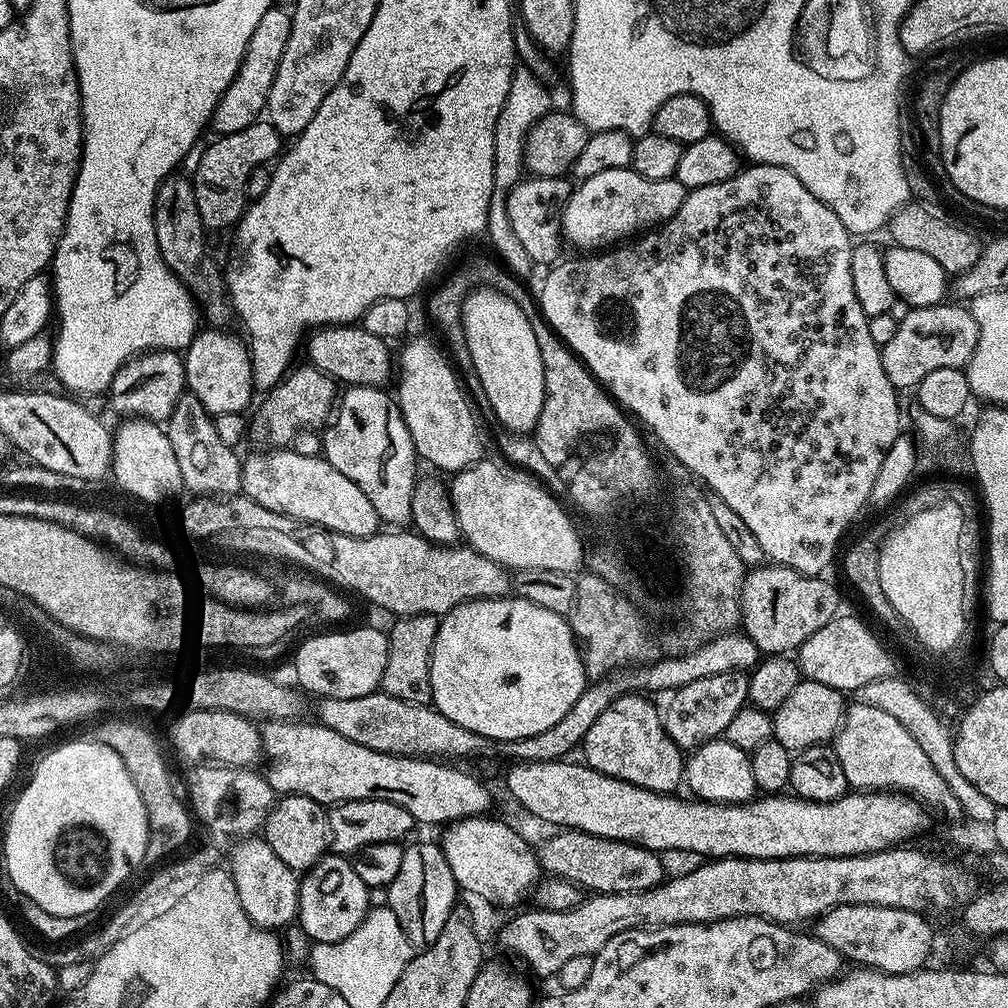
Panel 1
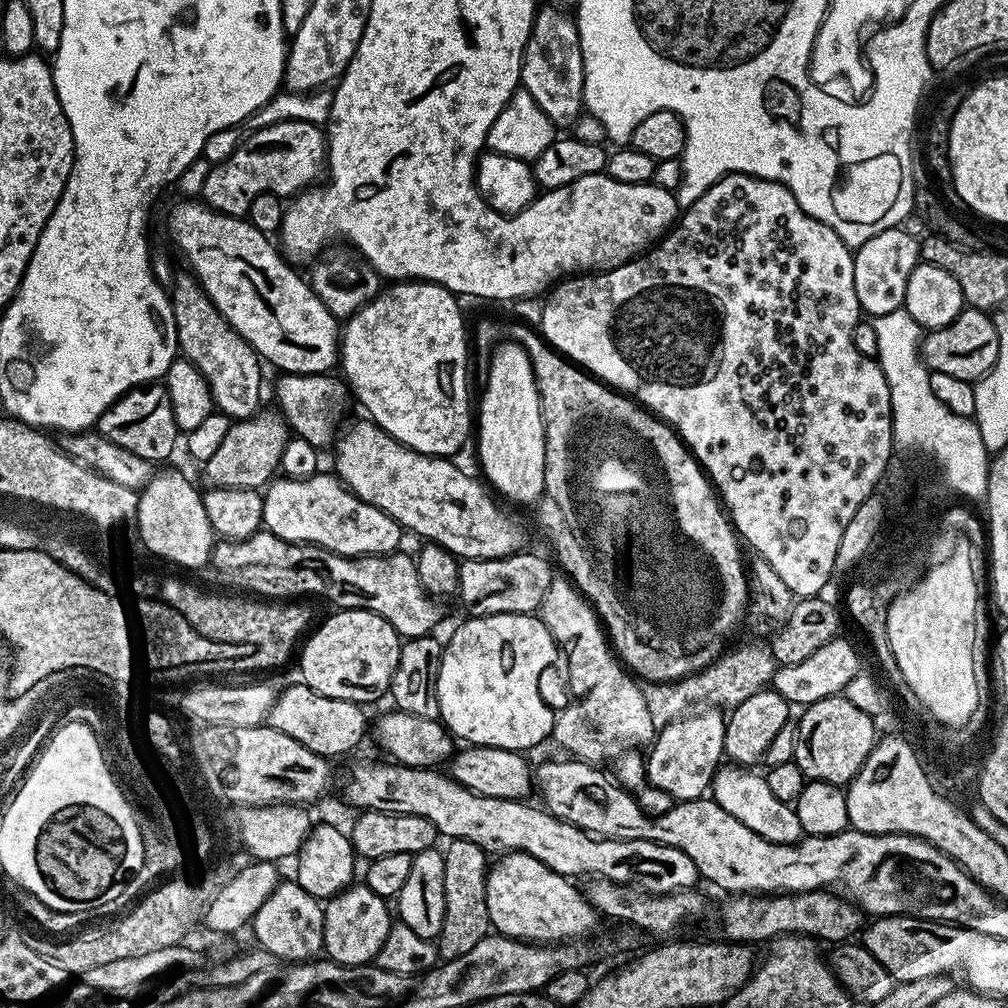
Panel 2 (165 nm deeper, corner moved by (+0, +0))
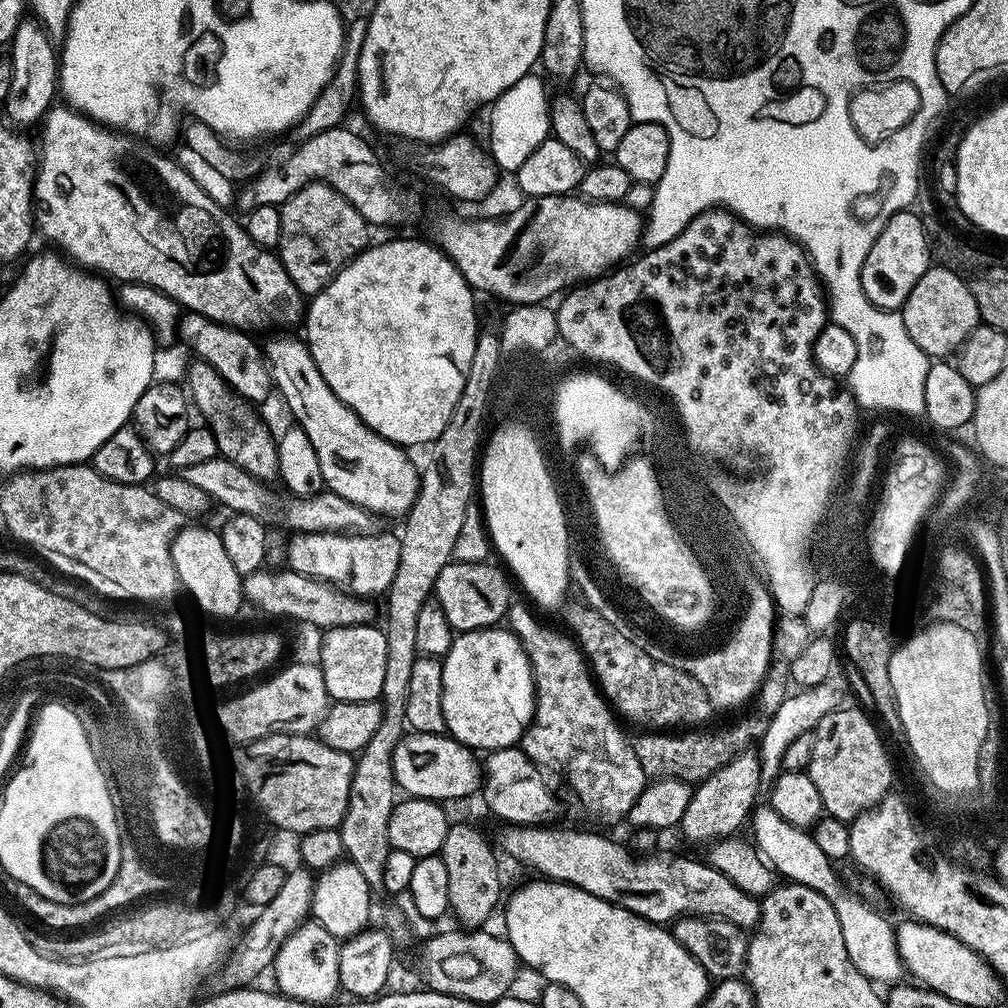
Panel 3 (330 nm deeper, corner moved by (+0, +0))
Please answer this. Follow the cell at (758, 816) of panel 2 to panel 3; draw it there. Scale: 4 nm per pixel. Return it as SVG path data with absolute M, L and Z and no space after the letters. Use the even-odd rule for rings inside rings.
M760 806L752 812L751 826L751 839L755 847L785 881L818 890L818 894L822 894L834 906L838 914L838 926L842 926L846 954L850 954L850 962L854 962L856 969L877 985L895 985L905 975L906 969L896 949L896 929L893 921L888 921L882 913L875 912L870 905L863 904L854 893L844 889L843 882L836 877L836 872L832 869L835 868L834 862L829 856L822 854L811 831L790 826L790 822L786 822L786 818L782 818L782 814L778 814L770 806Z

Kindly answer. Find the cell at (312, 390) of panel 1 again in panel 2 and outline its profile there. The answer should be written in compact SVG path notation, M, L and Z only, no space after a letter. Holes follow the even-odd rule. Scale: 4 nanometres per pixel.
M261 410L248 420L233 422L214 458L203 461L202 468L209 480L207 483L213 488L263 489L277 475L283 448L289 439L290 429L283 415L276 410Z

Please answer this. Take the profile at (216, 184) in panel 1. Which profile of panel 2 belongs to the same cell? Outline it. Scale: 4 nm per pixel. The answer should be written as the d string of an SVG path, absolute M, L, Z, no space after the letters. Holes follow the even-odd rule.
M287 120L274 126L266 126L257 132L249 132L243 137L233 152L219 162L213 163L206 174L200 196L208 207L227 216L247 217L250 202L263 192L269 192L281 198L291 198L304 191L313 183L316 175L321 175L326 164L326 132L321 125L305 120Z

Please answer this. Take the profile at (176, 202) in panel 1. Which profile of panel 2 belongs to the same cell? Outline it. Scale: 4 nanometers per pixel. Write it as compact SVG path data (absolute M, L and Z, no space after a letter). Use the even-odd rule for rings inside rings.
M191 274L177 275L174 287L170 292L170 299L179 351L182 353L183 359L190 361L206 378L212 391L213 405L233 421L248 420L256 415L262 408L262 404L260 404L260 367L262 367L262 361L257 356L256 351L248 345L246 338L242 338L242 334L238 334L238 330L234 330L234 326L230 326L230 322L226 322L226 318L222 318L222 314L214 306L214 302L210 302L206 290L195 276Z

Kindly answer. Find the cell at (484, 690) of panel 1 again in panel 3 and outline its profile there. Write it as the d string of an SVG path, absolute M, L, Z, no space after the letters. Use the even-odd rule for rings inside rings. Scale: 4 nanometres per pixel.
M493 626L491 628L479 628L473 632L459 633L453 639L450 650L442 657L444 669L442 670L442 714L444 715L444 727L447 735L452 736L460 744L473 750L495 750L498 748L511 748L519 745L520 738L524 731L527 730L532 722L533 716L536 715L536 684L532 681L532 667L526 658L526 650L522 646L522 642L518 642L518 638L511 630L504 626Z

